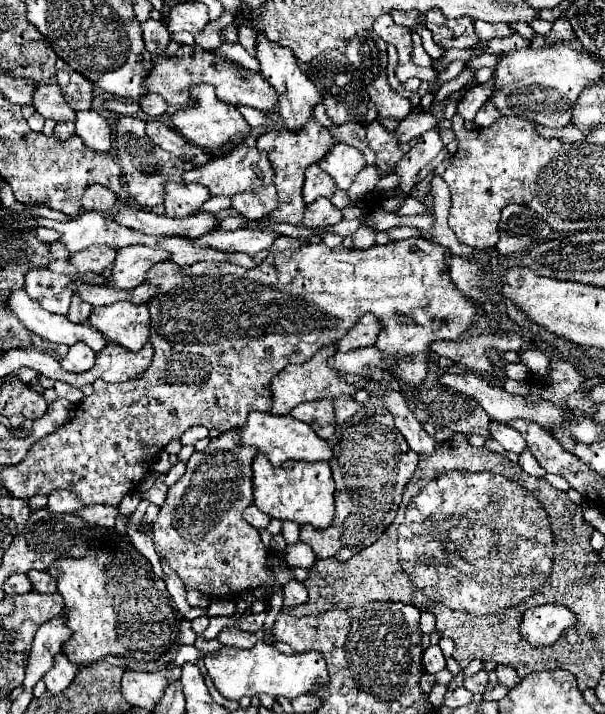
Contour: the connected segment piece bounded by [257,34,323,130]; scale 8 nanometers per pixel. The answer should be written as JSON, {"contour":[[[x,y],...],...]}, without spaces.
{"contour":[[[257,34],[257,40],[259,40],[257,60],[261,64],[261,74],[279,94],[279,114],[283,118],[283,124],[289,130],[297,130],[311,118],[313,106],[317,102],[321,102],[323,98],[317,92],[317,88],[313,86],[313,82],[309,82],[309,78],[299,70],[299,66],[295,62],[295,56],[293,56],[293,52],[289,52],[289,48],[269,44],[269,40],[265,40],[265,34]]]}

